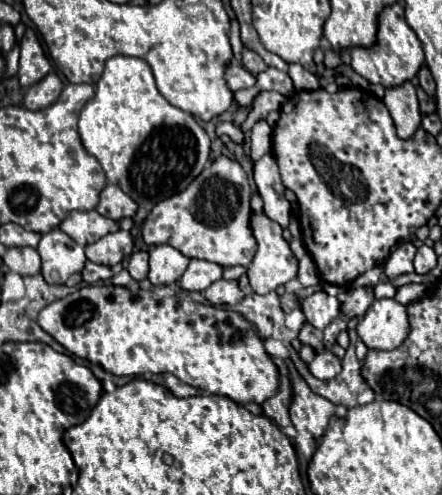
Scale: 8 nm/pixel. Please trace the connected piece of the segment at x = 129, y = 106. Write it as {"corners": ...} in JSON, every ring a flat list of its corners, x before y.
{"corners":[[115,55,105,61,105,71,95,85,95,97,89,99,81,109,79,135,87,153,101,163,107,181,121,187,127,195,131,195,131,199,135,199,135,203,147,211,151,211,155,203,187,189,187,185,203,171,211,153,209,135,195,121,195,117,183,109,173,107,159,93,149,63,127,55]]}

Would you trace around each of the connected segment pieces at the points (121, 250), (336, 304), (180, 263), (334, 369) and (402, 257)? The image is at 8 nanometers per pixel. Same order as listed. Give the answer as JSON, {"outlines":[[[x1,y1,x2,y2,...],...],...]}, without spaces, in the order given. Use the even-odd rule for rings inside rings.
{"outlines":[[[115,231,99,241,85,247,85,255,89,261,115,267,117,263,125,261,133,251,133,237,129,231]],[[315,291,301,301,301,309,307,317,307,323,311,323,317,329,325,329,339,316,341,303,337,297,327,295,325,291]],[[155,245,149,253,149,281,155,287,173,285,187,269,189,259,171,245]],[[323,351,323,353,317,353,315,359,309,363,309,371,321,381,329,381,335,375,339,375,341,361,331,351]],[[403,243,399,245,389,259,385,261,385,277,387,279,397,279,399,275,413,273,413,257,415,257,415,245,413,243]]]}

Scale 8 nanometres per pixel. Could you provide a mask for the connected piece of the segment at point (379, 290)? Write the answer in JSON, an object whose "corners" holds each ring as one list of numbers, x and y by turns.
{"corners":[[381,279,377,285,375,285,375,297,393,297,395,295,395,285,387,279]]}

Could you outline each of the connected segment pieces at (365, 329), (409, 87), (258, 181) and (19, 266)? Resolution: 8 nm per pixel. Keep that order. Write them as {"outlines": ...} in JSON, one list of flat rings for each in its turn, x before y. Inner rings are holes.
{"outlines":[[[375,299,357,325,357,333,369,349,395,349,409,333,405,307,395,299]],[[405,83,395,89,387,89,383,103,387,105,395,127,397,135,401,139,409,139,415,135,415,131,421,127,421,111,419,111,419,101,415,95,413,83]],[[271,153,263,155,255,167,253,167,253,173,255,173,255,185,259,189,259,195,265,203,263,211,269,219,277,221,283,229,289,227,289,217,291,217,291,205,285,197,285,187,281,183,281,177,279,177,279,171,277,171,277,163,275,163,275,157]],[[11,247,3,255,3,263,9,271,25,275,37,275,41,271,41,257,33,247]]]}

